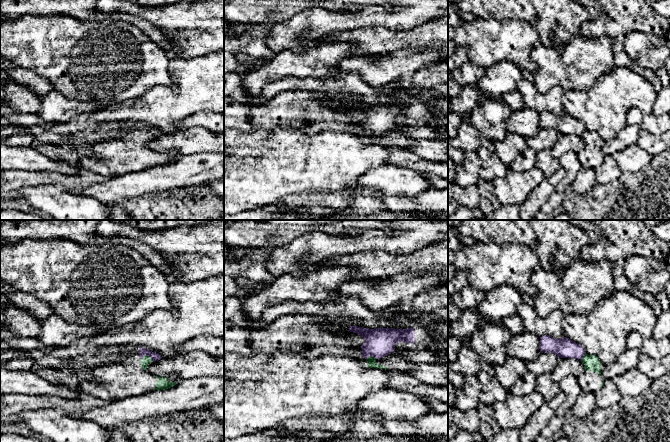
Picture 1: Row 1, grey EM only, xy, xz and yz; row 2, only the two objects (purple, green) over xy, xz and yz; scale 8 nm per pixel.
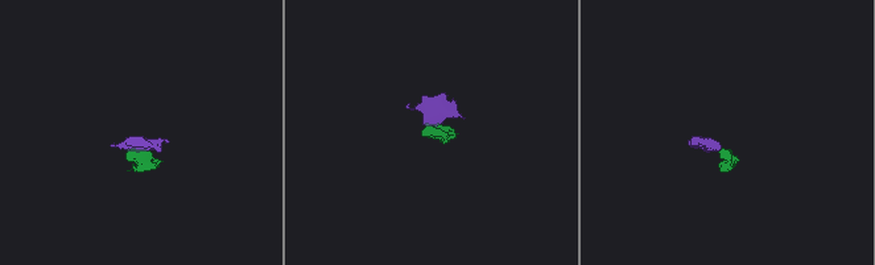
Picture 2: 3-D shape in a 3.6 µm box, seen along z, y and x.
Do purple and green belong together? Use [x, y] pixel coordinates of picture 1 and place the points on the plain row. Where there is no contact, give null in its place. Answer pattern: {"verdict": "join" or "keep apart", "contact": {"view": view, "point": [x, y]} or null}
{"verdict": "keep apart", "contact": {"view": "xy", "point": [147, 130]}}

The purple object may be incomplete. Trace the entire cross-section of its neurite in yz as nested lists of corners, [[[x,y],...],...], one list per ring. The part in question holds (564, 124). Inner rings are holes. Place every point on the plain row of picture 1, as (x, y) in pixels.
[[[550,111],[540,113],[540,128],[554,129],[559,134],[573,134],[582,136],[586,127],[583,122],[564,113],[555,115]]]

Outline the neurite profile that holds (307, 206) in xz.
[[[348,186],[333,193],[302,193],[286,197],[279,203],[238,215],[224,215],[224,220],[318,220],[331,218],[340,210],[354,204],[354,196],[347,191]]]

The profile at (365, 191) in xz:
[[[355,186],[355,190],[357,192],[360,192],[361,195],[363,195],[363,196],[373,196],[373,197],[376,197],[376,198],[379,198],[379,199],[382,199],[383,201],[385,201],[382,193],[372,187]]]

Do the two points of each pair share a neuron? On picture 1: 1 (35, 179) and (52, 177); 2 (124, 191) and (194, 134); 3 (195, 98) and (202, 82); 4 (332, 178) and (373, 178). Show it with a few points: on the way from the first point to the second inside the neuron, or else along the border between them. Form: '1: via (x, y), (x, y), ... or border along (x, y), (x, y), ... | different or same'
1: via (39, 178), (48, 178) | same
2: border along (208, 151), (183, 155) | different
3: via (196, 94), (202, 86) | same
4: border along (379, 167), (368, 169), (355, 181) | different

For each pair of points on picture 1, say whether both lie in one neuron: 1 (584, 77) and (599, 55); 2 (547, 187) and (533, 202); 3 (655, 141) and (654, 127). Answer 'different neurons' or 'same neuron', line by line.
1: same neuron
2: same neuron
3: different neurons

